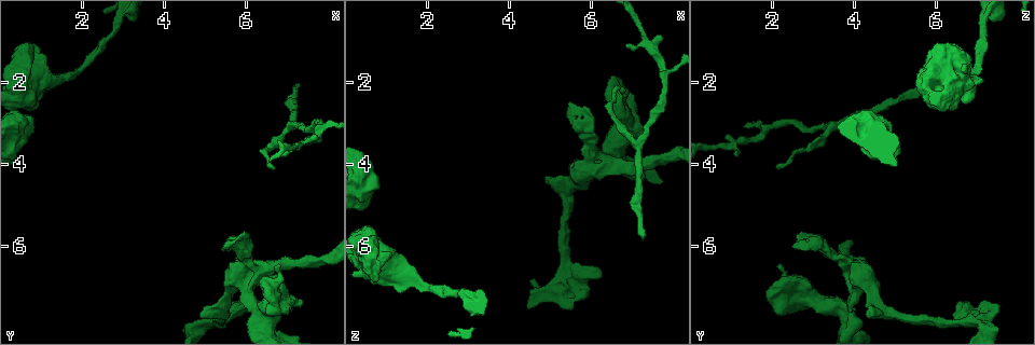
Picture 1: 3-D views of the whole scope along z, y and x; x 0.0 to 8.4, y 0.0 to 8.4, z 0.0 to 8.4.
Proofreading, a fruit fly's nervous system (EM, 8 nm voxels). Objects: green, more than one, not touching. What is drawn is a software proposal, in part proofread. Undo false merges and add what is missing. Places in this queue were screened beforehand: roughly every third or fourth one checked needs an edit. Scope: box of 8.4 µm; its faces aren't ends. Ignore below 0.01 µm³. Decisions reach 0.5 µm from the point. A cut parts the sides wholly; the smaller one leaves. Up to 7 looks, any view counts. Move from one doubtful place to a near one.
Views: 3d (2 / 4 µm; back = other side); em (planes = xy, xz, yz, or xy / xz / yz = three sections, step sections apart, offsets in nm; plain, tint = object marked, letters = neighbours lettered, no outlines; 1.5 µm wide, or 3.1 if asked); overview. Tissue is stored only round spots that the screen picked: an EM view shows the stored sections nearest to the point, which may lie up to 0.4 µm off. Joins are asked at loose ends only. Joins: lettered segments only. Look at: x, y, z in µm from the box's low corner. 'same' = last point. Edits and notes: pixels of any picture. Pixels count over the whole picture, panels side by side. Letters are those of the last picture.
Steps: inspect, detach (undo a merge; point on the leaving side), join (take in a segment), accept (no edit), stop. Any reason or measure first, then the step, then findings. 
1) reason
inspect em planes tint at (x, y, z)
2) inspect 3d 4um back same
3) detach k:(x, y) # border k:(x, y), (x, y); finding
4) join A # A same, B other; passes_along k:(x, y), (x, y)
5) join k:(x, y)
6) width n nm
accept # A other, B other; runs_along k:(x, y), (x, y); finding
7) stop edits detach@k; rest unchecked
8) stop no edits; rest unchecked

free end
inspect 3d 2um at (1.45, 1.85, 7.15)

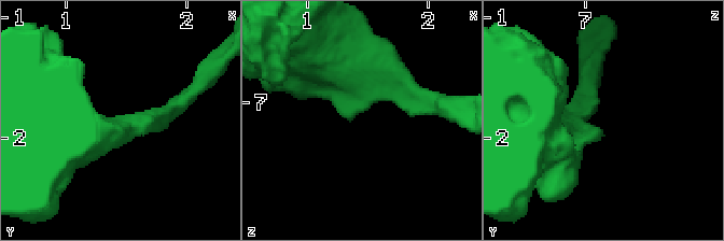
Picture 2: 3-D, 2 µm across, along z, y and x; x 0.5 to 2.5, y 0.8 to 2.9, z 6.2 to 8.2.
inspect em yz step 4 tint at (1.46, 1.90, 7.08)

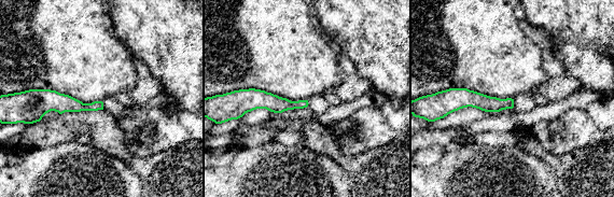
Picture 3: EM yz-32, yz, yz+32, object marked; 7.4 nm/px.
what lies round it
inspect em yz step 4 letters same

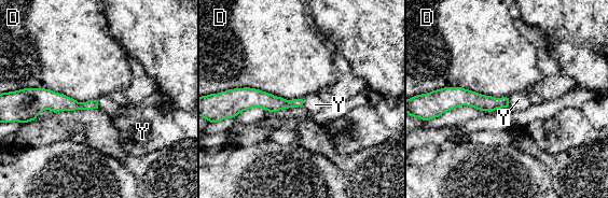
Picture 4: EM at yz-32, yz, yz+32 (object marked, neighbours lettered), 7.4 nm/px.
accept # D other, Y other; border 4:(508, 98), (509, 102); none of them fits

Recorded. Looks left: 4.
three-way junction
inspect 3d 4um at (6.30, 7.55, 3.80)

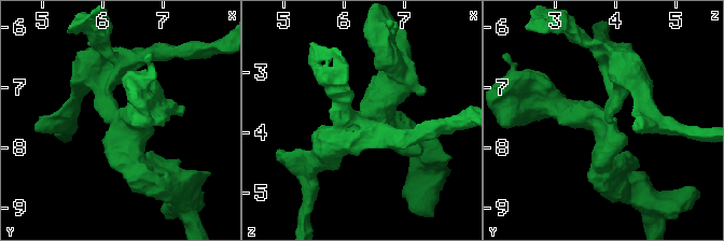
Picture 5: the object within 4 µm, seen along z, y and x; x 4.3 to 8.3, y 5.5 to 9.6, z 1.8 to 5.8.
inspect em planes tint at (6.35, 7.55, 3.80)

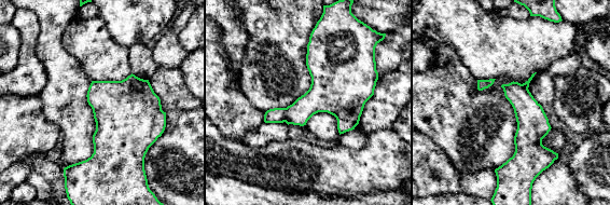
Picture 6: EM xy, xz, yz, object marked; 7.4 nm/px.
what lies round it
inspect em planes letters same

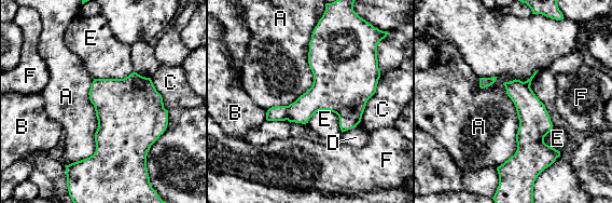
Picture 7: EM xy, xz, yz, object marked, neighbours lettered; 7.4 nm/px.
detach 7:(317, 98) # A other, B other, C other, D other, E other, F other; border 7:(288, 106), (288, 117), (286, 119); two neurons meet here

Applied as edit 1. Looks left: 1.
free end
inspect em planes letters at (7.20, 2.15, 5.85)

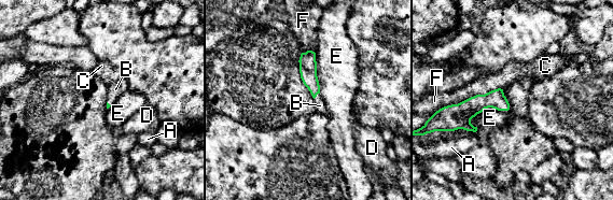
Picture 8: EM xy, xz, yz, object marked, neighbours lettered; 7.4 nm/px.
join 8:(320, 105) # A other, B same, C other, D other, E other, F other; passes_along 8:(307, 63), (316, 96), (320, 105); it goes on there

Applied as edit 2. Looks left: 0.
stop edits detach@7, join@8; rest unchecked

